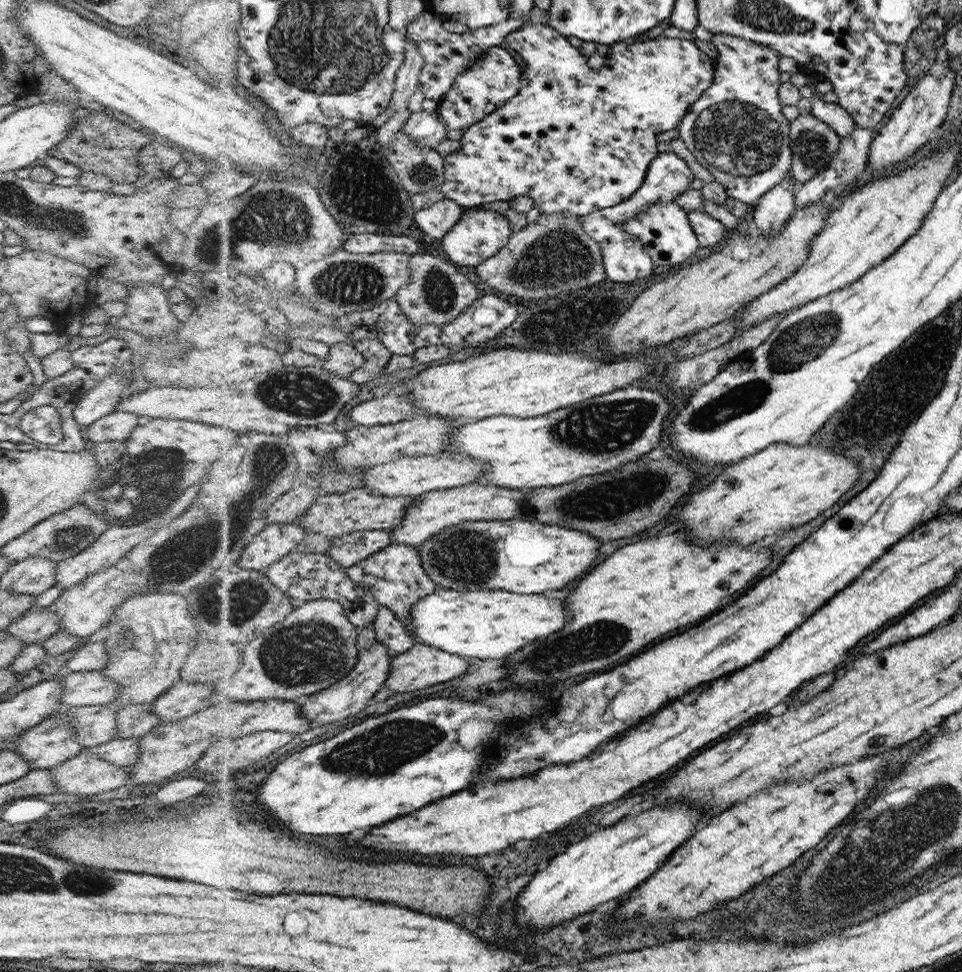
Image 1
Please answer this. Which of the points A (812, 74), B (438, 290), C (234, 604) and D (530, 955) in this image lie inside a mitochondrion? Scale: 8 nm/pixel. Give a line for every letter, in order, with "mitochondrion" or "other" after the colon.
A: other
B: mitochondrion
C: mitochondrion
D: other

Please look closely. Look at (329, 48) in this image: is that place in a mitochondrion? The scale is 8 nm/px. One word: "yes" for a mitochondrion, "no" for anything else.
yes

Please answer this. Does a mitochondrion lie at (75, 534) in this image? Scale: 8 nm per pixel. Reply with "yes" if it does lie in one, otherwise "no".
yes

